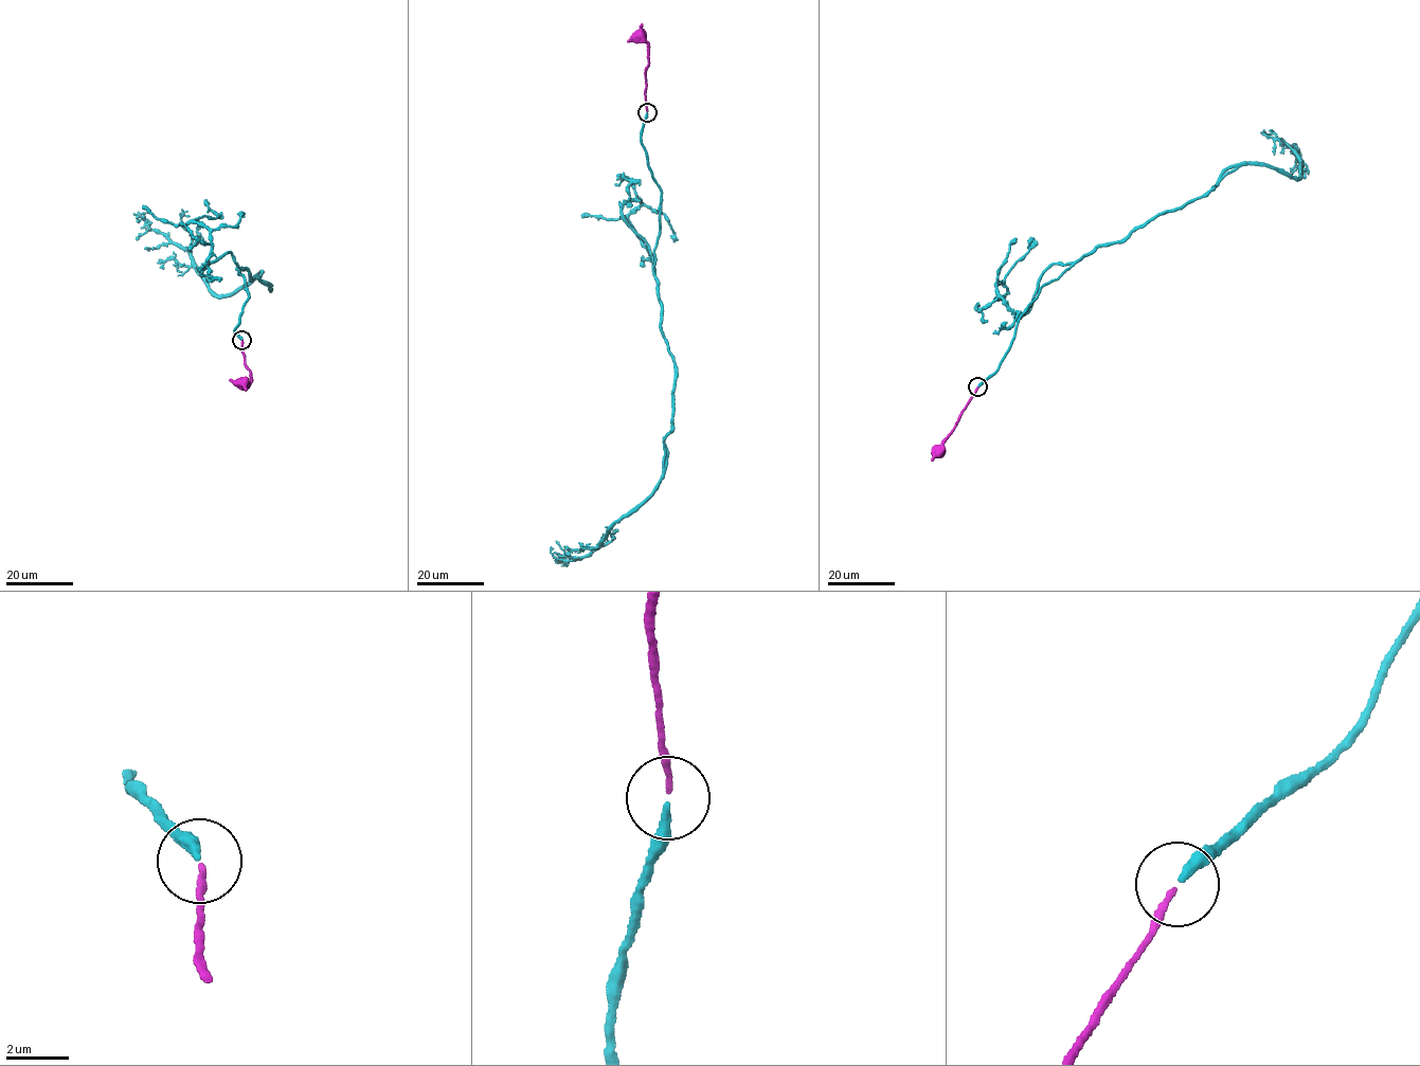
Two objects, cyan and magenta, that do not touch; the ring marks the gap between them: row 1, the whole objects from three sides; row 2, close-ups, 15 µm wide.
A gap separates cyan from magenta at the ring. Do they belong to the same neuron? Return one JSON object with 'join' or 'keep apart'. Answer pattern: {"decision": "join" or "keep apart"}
{"decision": "join"}

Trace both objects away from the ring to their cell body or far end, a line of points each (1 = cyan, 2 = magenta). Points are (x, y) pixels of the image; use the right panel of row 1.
1: (978, 386), (1040, 288), (1239, 166), (1299, 177), (1298, 149), (1284, 144), (1280, 152)
2: (977, 386), (941, 450)

